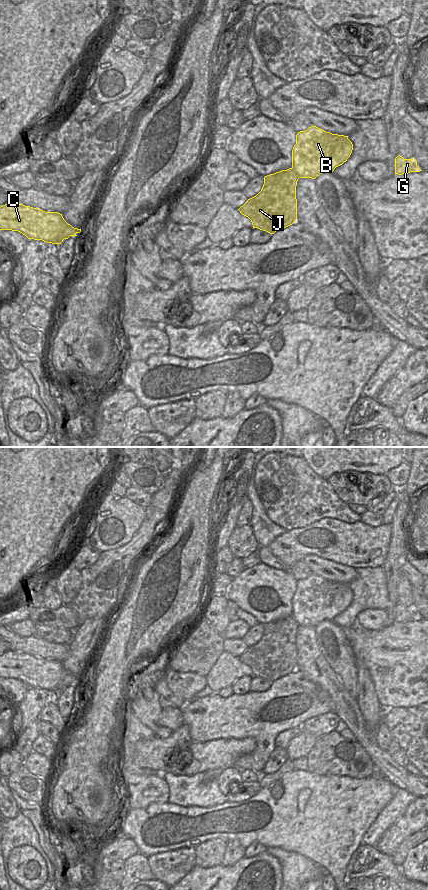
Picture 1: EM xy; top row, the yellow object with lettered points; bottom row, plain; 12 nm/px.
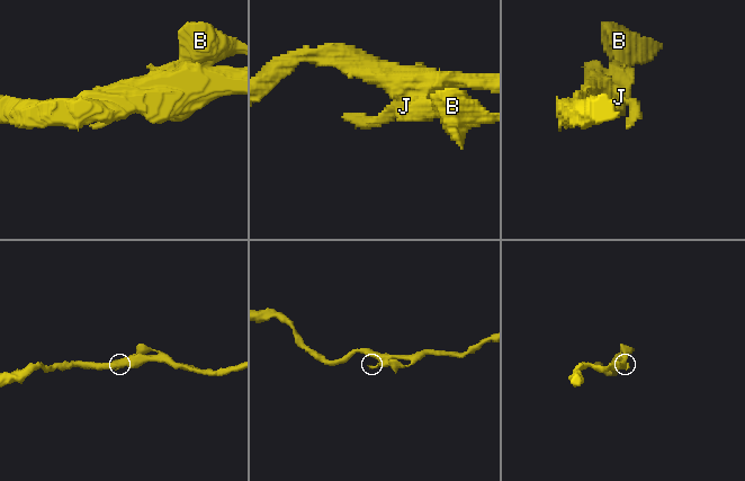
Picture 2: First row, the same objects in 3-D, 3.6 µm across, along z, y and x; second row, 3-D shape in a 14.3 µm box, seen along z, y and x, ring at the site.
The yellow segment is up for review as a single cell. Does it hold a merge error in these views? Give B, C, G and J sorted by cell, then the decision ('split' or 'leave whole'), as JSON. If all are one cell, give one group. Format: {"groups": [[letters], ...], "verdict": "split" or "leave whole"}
{"groups": [["B"], ["C", "G", "J"]], "verdict": "split"}

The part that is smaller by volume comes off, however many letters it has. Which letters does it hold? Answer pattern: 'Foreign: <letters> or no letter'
Foreign: B

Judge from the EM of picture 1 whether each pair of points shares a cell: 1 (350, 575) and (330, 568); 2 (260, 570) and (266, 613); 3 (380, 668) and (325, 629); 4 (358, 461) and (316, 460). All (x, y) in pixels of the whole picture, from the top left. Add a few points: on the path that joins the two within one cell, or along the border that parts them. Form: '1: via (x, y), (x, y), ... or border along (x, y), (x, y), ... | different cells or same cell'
1: via (345, 574), (335, 572) | same cell
2: via (260, 581), (256, 587), (271, 604) | same cell
3: border along (344, 629), (356, 663) | different cells
4: via (348, 460), (326, 460) | same cell

